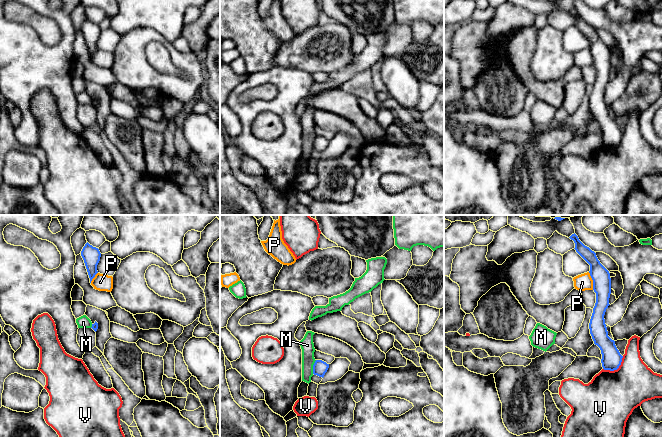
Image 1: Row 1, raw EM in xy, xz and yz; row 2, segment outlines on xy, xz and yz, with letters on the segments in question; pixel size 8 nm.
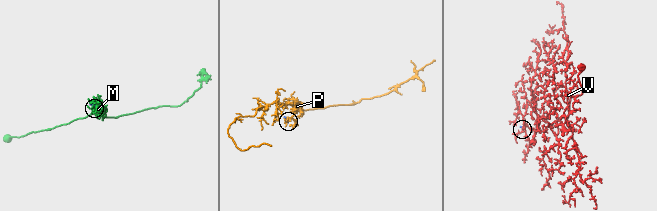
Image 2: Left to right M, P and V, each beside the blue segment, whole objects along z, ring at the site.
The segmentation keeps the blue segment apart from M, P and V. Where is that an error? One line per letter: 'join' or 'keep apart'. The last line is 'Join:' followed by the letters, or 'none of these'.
M: keep apart
P: keep apart
V: keep apart
Join: none of these

